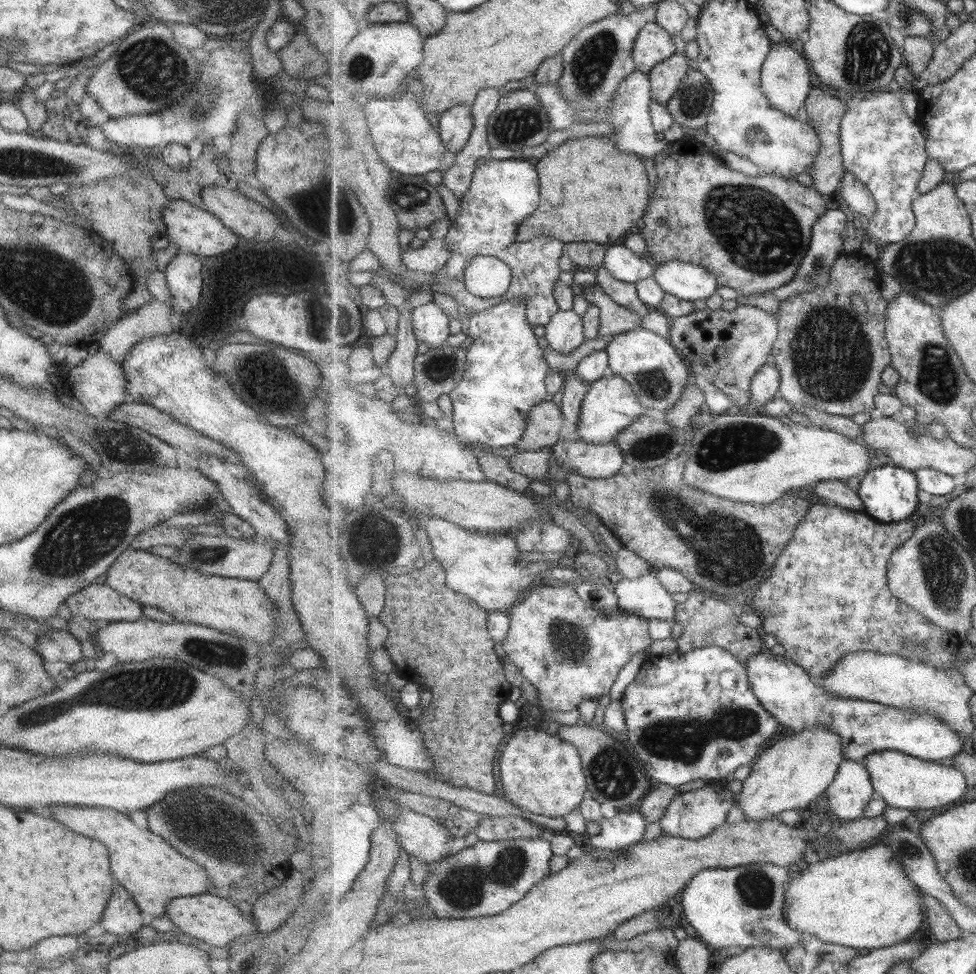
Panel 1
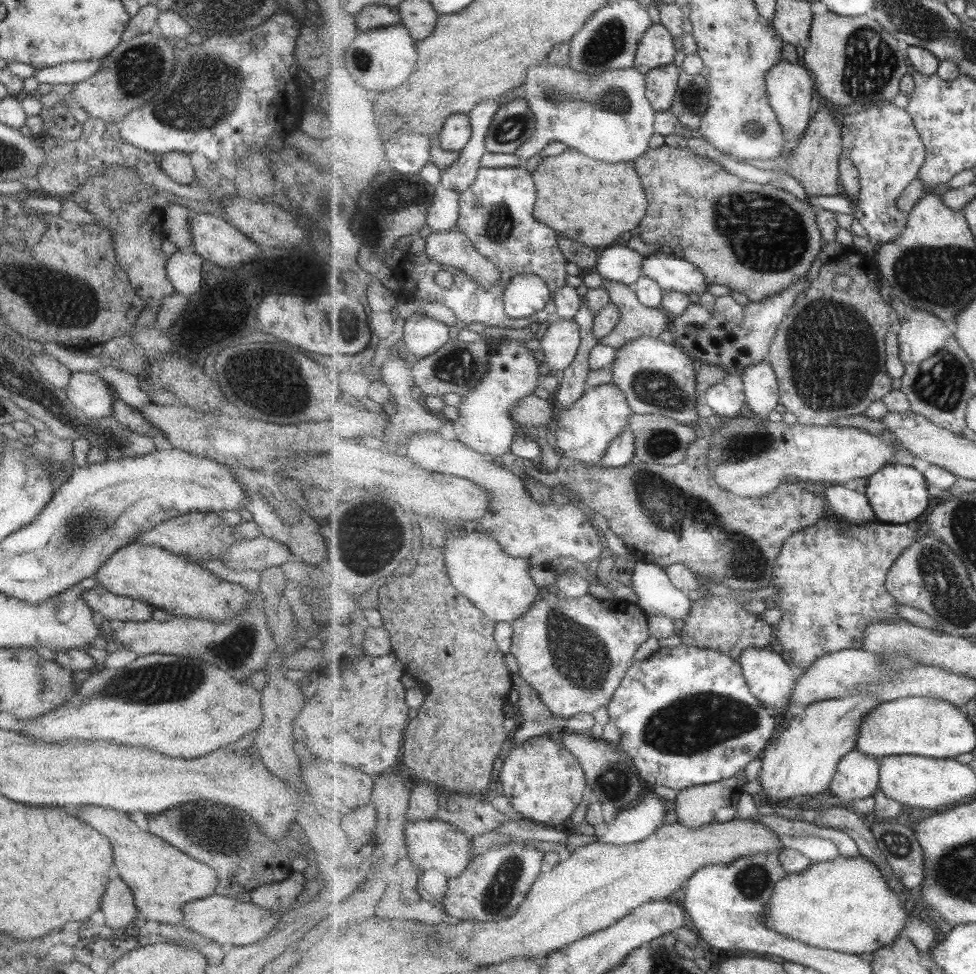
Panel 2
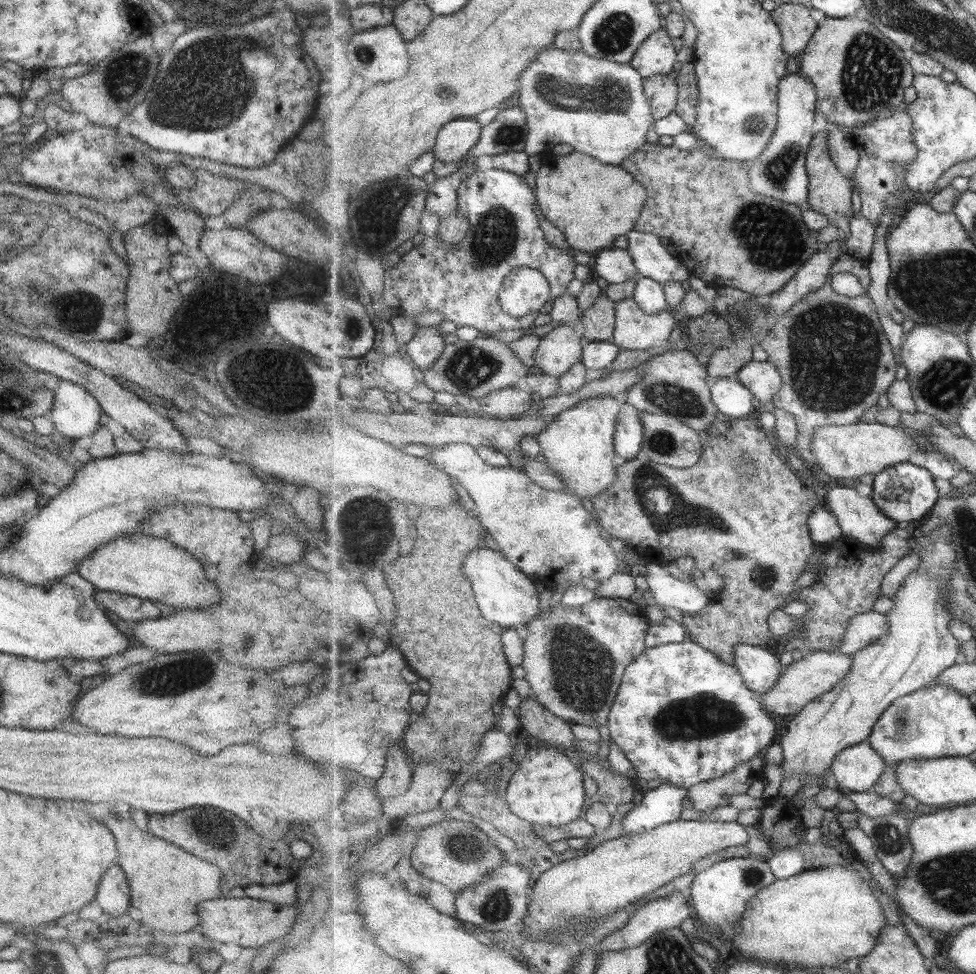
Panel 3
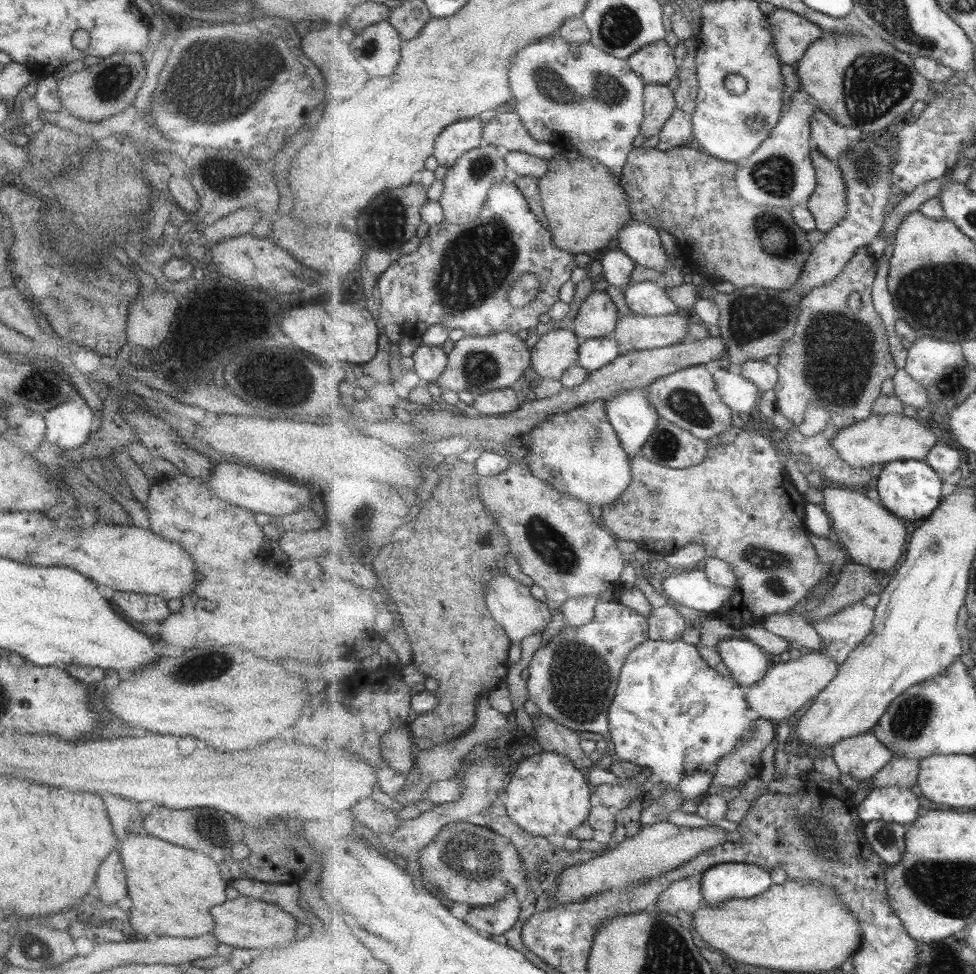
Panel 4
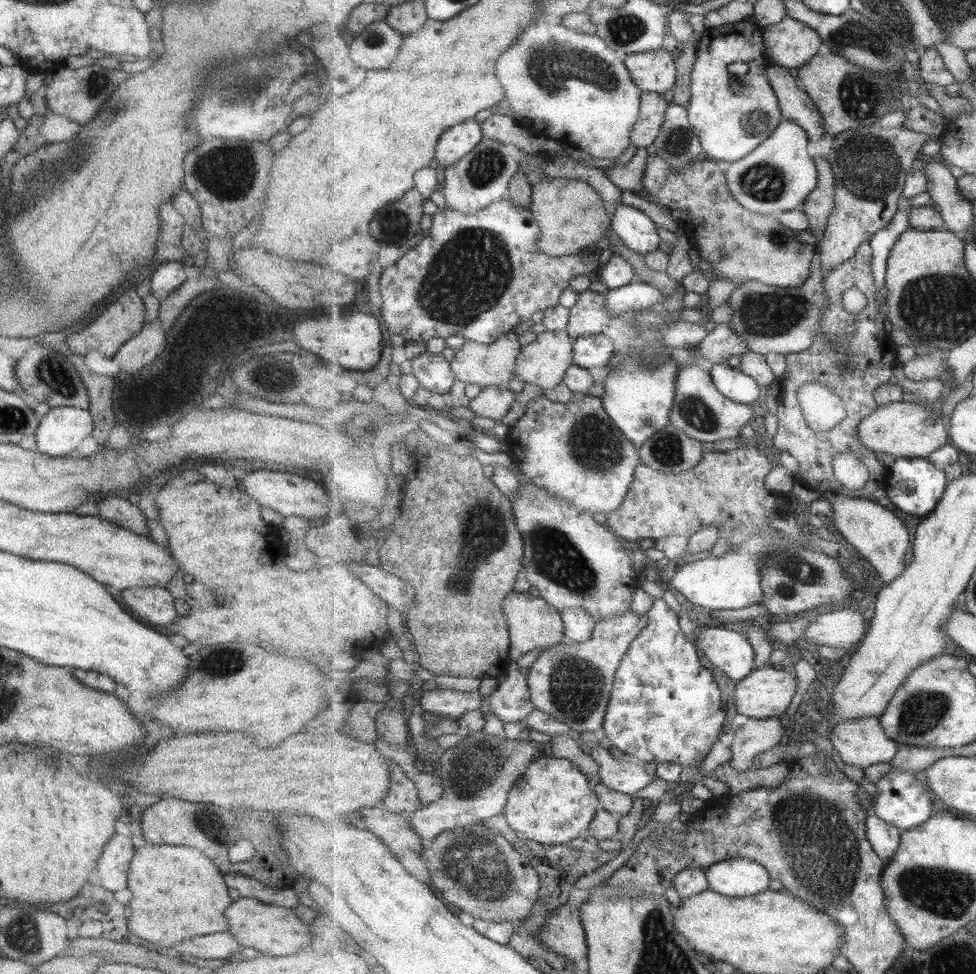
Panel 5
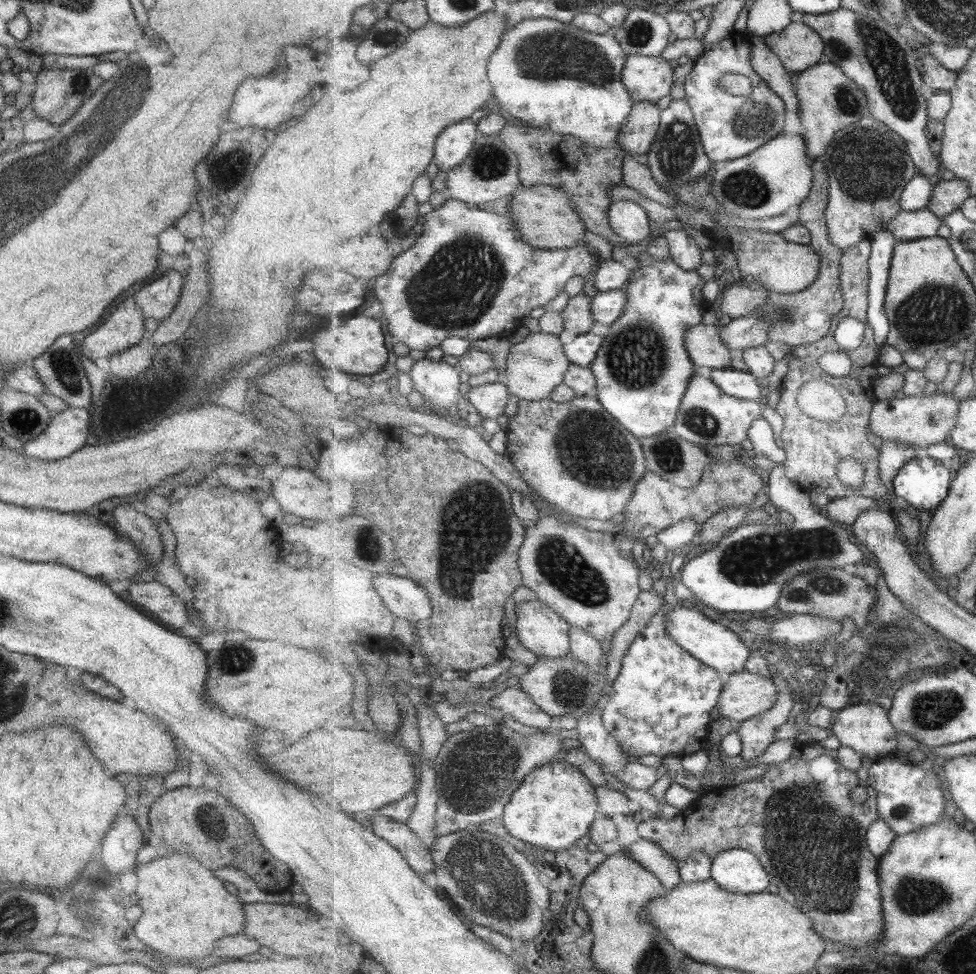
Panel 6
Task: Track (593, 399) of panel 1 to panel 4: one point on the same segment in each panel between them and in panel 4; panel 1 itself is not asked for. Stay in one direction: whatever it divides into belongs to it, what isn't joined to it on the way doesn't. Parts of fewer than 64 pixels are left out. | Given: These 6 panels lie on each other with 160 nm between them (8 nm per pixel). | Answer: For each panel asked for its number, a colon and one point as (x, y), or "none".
2: (586, 430)
3: (578, 445)
4: (579, 452)

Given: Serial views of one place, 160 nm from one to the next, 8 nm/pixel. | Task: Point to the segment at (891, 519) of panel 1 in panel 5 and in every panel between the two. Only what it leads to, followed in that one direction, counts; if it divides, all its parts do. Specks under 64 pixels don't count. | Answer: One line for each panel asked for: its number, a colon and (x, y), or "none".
2: (898, 494)
3: (905, 492)
4: (910, 489)
5: (916, 486)

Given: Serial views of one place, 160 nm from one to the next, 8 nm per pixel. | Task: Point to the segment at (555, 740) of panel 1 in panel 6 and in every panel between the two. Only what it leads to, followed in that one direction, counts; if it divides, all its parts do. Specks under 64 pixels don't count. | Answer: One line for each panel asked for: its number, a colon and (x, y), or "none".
2: (544, 782)
3: (547, 788)
4: (548, 795)
5: (553, 802)
6: (557, 804)

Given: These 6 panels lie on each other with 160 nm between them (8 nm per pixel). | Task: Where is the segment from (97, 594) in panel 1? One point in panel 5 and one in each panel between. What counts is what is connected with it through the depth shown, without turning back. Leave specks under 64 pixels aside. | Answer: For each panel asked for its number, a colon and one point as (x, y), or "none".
2: (112, 607)
3: (129, 608)
4: (135, 606)
5: (154, 604)

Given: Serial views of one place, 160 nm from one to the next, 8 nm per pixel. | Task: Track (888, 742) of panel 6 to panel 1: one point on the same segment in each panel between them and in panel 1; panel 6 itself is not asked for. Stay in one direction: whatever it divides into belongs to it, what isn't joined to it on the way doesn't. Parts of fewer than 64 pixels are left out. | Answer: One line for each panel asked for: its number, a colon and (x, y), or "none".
1: (852, 791)
2: (858, 776)
3: (858, 768)
4: (862, 757)
5: (862, 742)

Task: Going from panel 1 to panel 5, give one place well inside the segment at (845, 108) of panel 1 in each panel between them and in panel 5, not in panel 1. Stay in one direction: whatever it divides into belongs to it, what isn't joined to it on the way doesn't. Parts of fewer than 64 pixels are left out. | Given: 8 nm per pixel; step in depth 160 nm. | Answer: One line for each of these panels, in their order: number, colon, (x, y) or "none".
2: (815, 162)
3: (830, 193)
4: (829, 204)
5: (820, 204)

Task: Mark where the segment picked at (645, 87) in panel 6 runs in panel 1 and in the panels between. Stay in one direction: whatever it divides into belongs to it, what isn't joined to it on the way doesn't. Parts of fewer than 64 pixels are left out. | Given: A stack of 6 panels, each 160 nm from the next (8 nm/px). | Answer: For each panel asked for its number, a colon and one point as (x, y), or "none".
1: (654, 45)
2: (656, 49)
3: (657, 56)
4: (656, 64)
5: (654, 71)

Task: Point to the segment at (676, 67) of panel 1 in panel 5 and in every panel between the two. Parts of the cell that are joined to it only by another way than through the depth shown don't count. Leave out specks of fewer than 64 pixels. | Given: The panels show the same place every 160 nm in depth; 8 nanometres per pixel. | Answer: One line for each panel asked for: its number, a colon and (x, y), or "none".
2: (663, 82)
3: (663, 91)
4: (660, 101)
5: (654, 108)

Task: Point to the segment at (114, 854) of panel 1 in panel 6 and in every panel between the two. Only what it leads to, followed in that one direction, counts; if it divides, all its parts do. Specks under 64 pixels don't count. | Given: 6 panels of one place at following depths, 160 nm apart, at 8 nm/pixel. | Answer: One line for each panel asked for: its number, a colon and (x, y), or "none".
2: (161, 878)
3: (166, 884)
4: (171, 889)
5: (177, 893)
6: (185, 908)

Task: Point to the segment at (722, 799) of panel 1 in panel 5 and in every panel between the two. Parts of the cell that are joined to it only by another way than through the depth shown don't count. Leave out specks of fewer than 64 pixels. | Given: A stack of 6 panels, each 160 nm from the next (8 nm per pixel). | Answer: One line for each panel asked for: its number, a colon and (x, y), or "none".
2: (697, 806)
3: (710, 795)
4: (744, 764)
5: (756, 736)

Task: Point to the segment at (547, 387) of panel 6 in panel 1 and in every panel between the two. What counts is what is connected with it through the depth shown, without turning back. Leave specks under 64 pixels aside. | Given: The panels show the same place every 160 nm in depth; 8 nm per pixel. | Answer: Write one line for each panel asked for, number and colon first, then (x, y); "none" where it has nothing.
1: (566, 332)
2: (562, 340)
3: (563, 347)
4: (555, 352)
5: (544, 362)

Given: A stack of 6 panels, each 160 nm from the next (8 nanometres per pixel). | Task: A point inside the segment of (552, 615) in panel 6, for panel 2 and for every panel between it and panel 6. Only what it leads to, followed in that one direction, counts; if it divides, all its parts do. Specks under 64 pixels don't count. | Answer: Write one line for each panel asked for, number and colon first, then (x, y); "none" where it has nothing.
2: (501, 585)
3: (507, 597)
4: (511, 603)
5: (533, 623)

